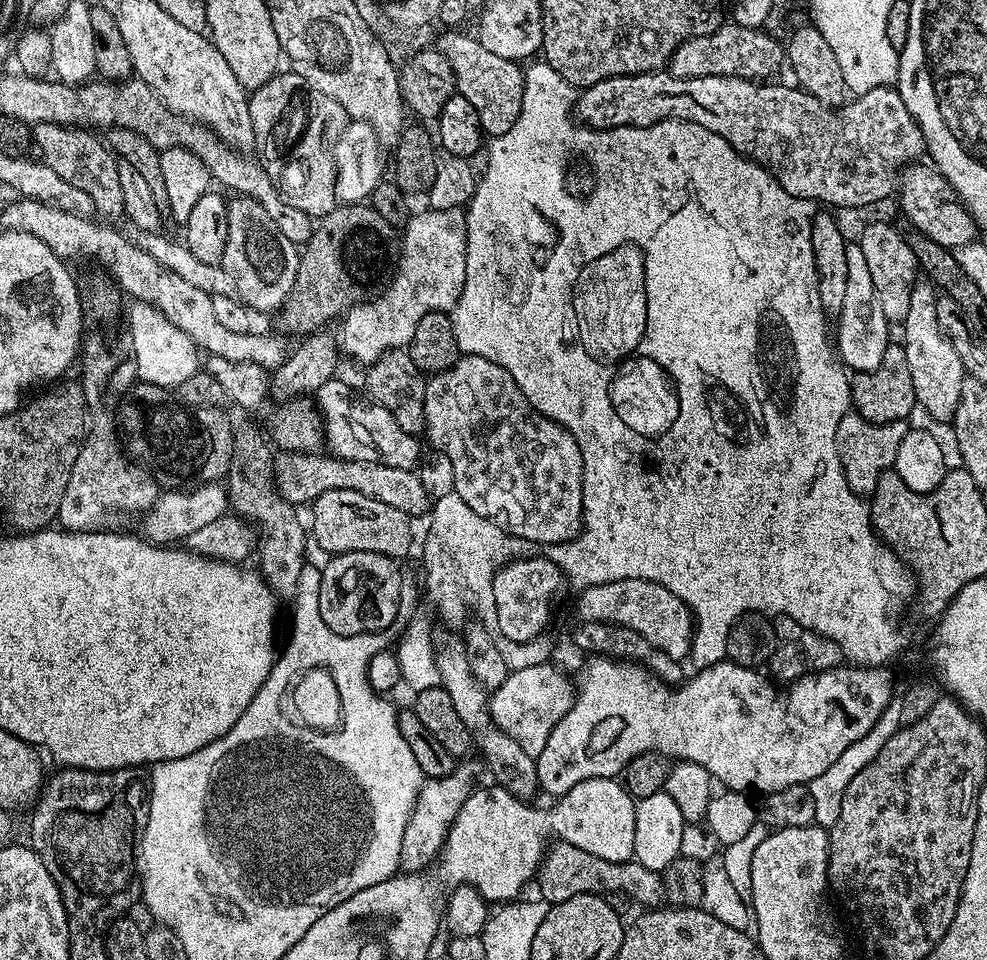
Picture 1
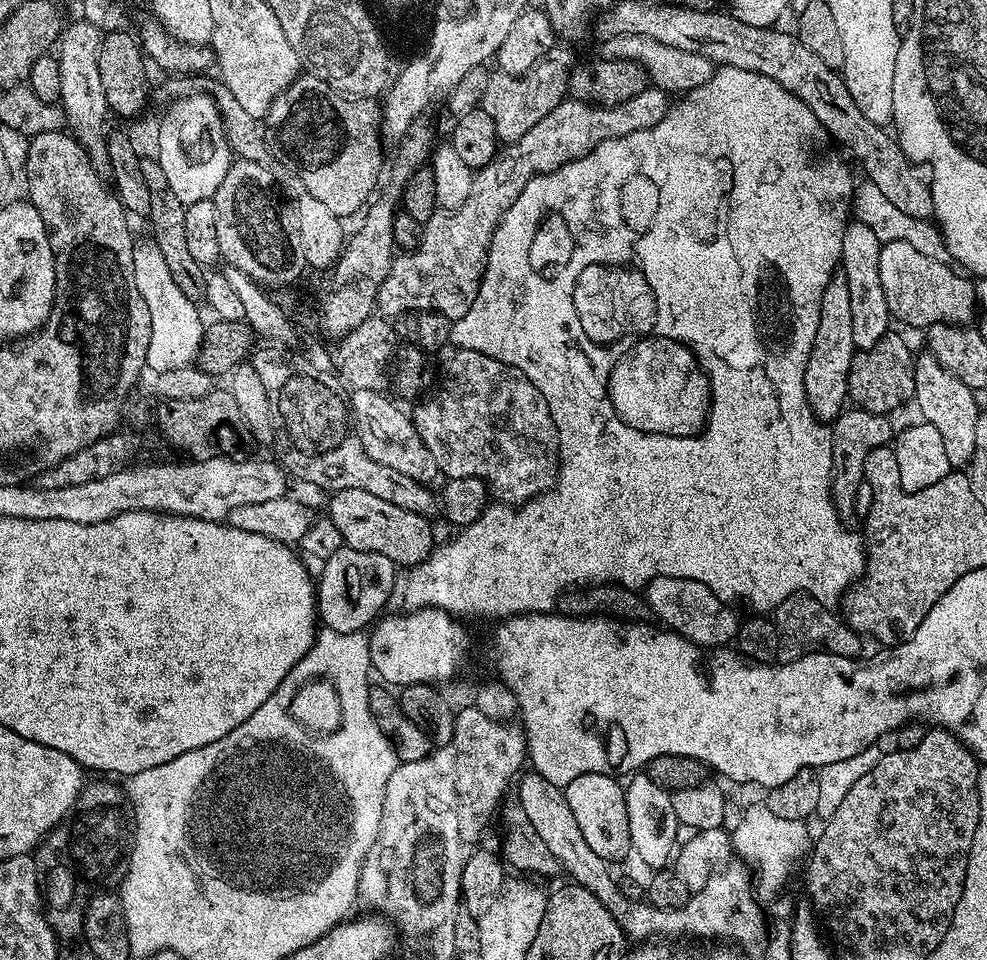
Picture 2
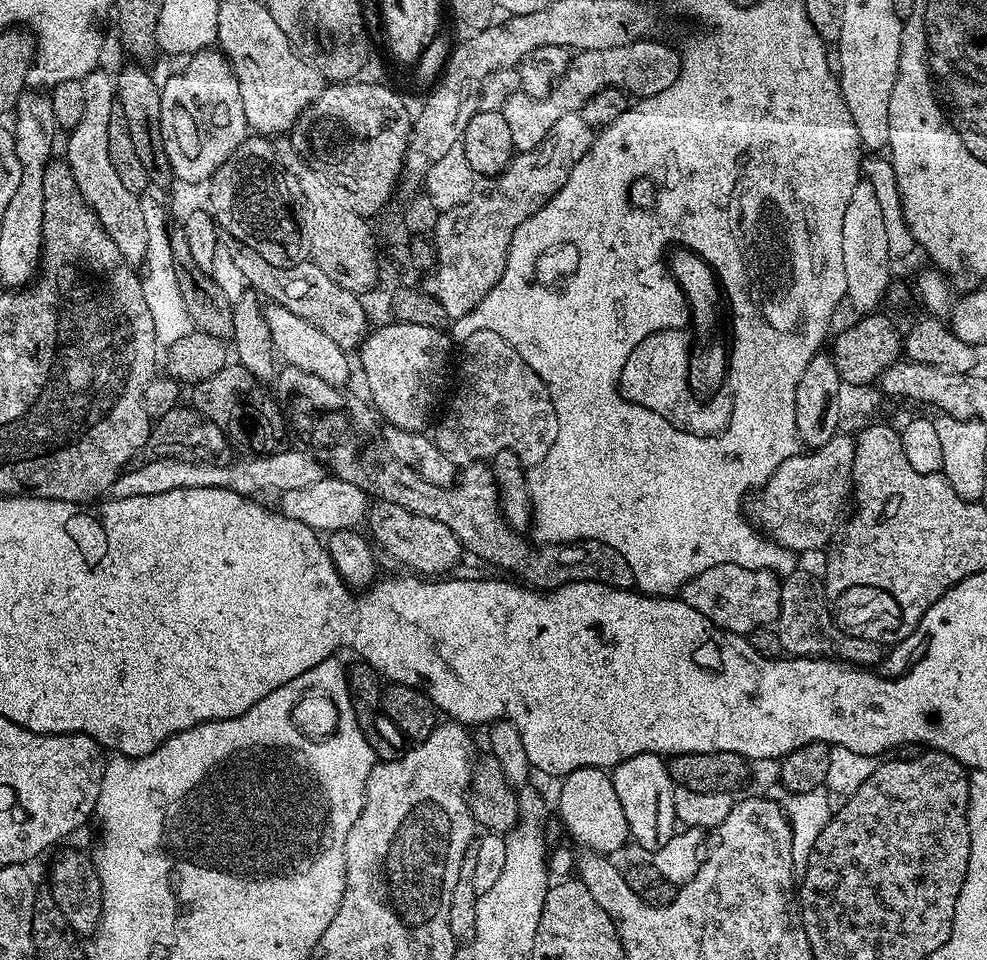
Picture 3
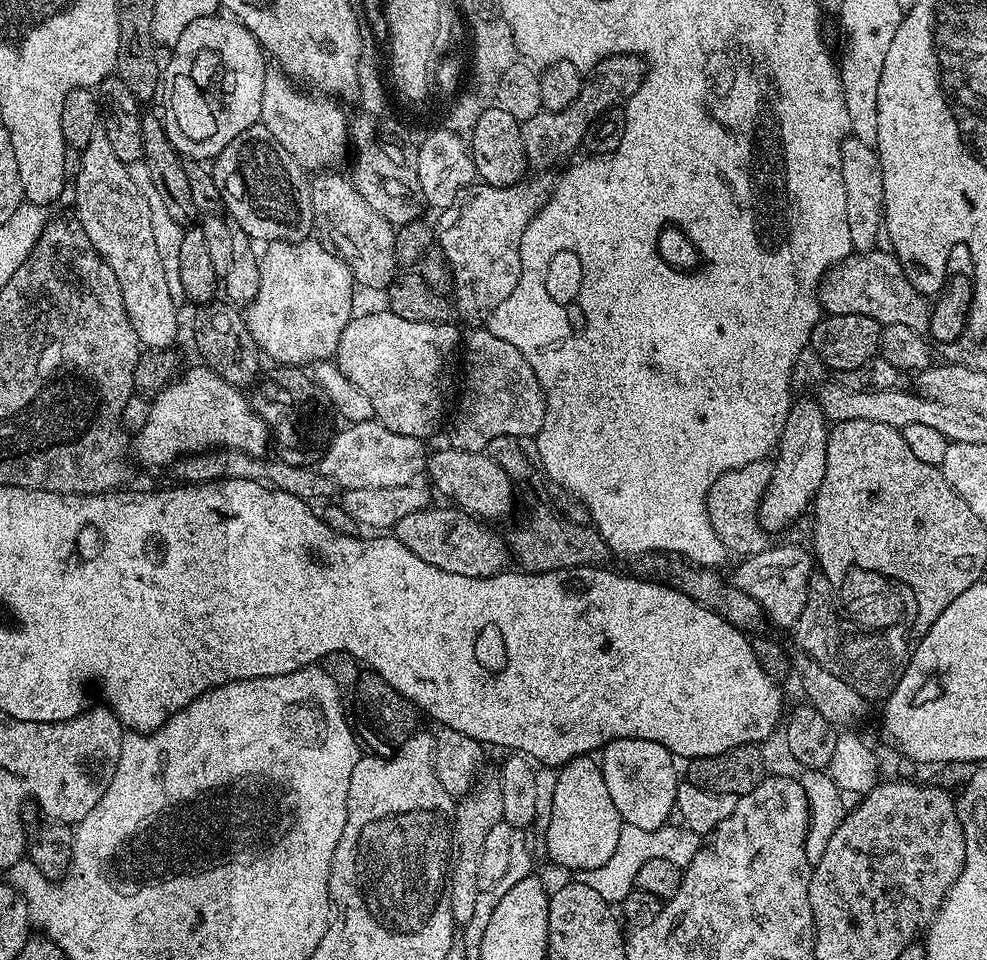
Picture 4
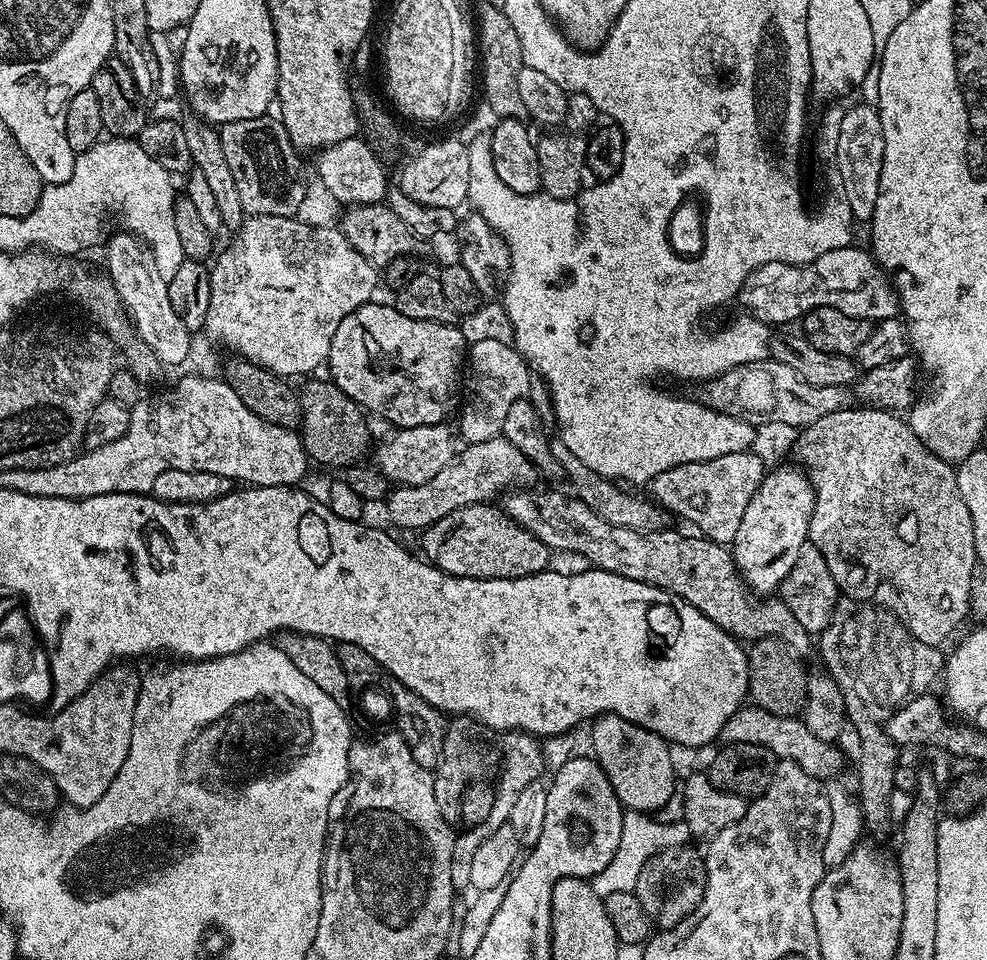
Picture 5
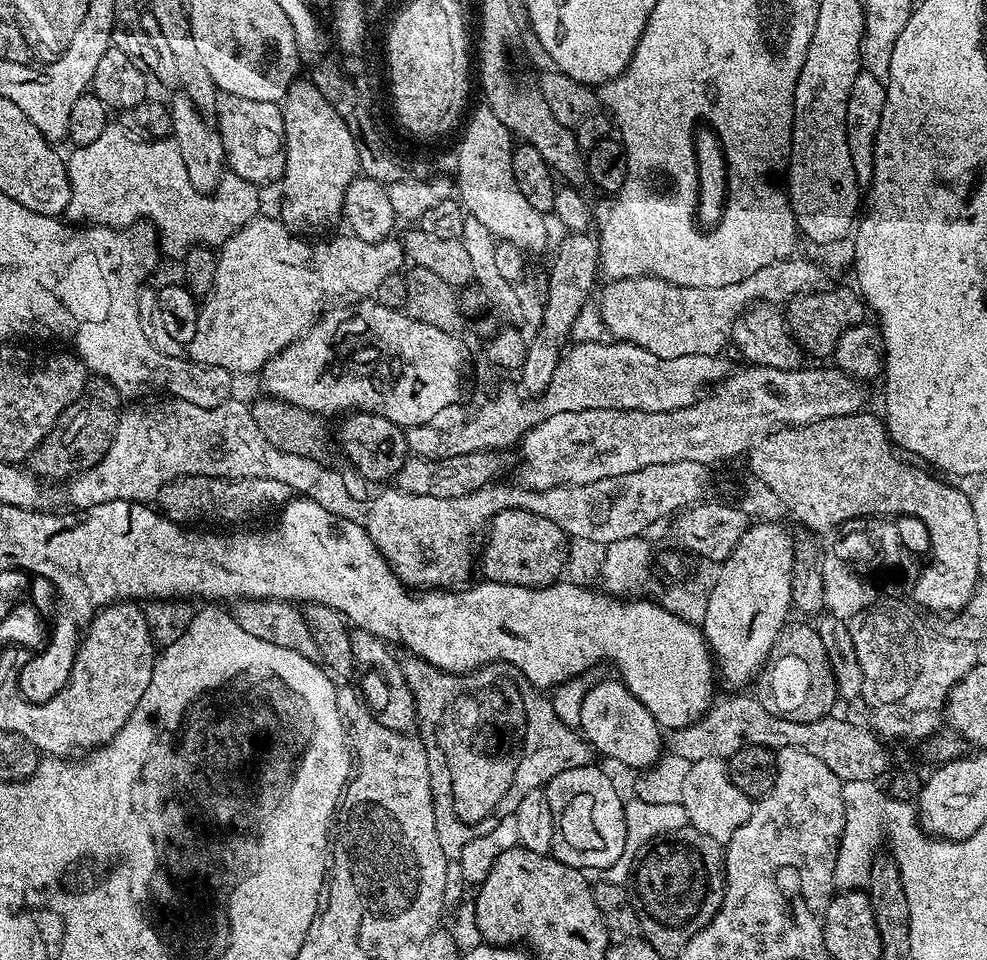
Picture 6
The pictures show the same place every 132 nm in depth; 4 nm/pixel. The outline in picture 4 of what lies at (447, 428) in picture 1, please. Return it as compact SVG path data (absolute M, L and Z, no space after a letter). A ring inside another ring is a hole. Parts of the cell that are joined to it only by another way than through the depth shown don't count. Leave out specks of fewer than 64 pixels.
M487 327L477 328L480 328L477 332L472 332L469 336L467 333L462 344L464 393L461 394L460 405L456 408L454 444L467 452L485 451L490 440L499 435L535 437L546 414L544 392L540 389L530 362L526 362L526 358L522 358L522 354L518 354L518 350L510 346L510 342L494 338Z

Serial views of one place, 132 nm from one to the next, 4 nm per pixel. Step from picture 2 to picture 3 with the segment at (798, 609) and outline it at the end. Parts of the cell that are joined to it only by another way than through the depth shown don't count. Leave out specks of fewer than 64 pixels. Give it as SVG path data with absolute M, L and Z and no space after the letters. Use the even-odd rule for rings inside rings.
M797 570L791 572L789 576L783 577L780 585L780 613L774 625L778 638L782 642L784 652L789 657L810 656L813 658L835 658L844 661L845 664L855 664L857 666L876 666L884 659L885 649L880 649L880 644L868 636L851 636L849 632L843 632L839 623L831 616L829 605L823 587L818 586L818 580L808 572Z

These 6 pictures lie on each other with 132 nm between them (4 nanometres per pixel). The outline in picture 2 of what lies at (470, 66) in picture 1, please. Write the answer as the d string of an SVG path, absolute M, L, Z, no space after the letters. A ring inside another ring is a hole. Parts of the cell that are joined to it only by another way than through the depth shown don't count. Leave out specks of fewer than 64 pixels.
M563 46L551 48L550 51L534 65L525 76L511 76L505 72L496 70L489 75L484 83L484 93L479 102L486 114L494 121L497 141L501 145L512 144L530 126L542 122L554 106L558 106L566 96L566 77L573 67L574 59Z

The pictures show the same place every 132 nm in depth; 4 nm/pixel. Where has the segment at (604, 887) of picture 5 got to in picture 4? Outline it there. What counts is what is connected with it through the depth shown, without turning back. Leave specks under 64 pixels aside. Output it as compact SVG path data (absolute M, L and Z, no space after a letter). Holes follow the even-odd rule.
M676 822L663 824L658 830L642 830L638 826L621 823L618 834L618 846L614 846L614 854L606 861L606 866L598 866L594 870L579 873L579 883L590 886L605 902L619 906L636 888L638 870L650 858L662 858L666 862L674 862L681 870L688 867L688 863L698 854L702 838L696 832L681 826Z

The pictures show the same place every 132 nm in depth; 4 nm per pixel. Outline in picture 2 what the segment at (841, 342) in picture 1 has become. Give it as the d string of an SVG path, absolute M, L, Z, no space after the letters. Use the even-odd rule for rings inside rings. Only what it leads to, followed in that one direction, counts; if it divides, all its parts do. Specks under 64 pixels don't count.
M853 219L846 226L842 238L840 264L846 286L850 286L850 314L854 314L854 342L857 349L874 346L889 335L890 317L886 306L886 294L882 294L882 282L878 279L878 254L881 242L878 234L870 230L861 220Z

